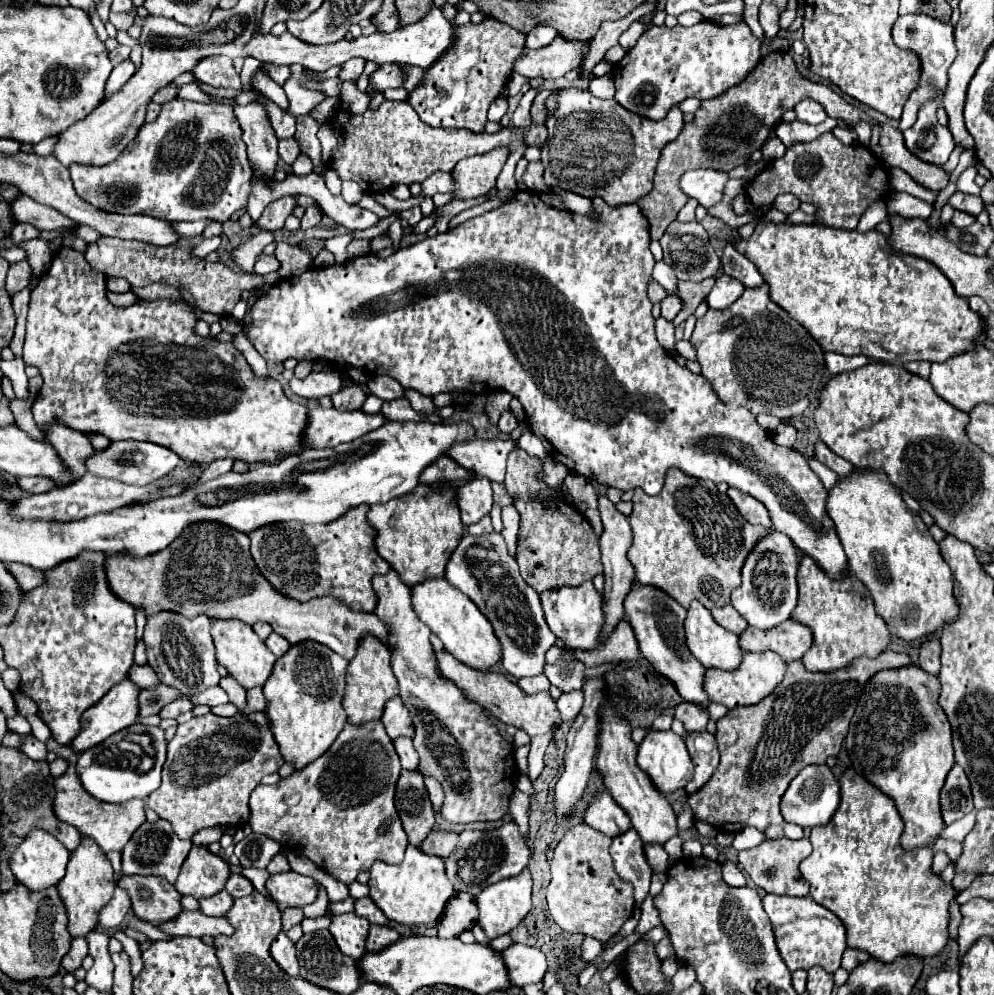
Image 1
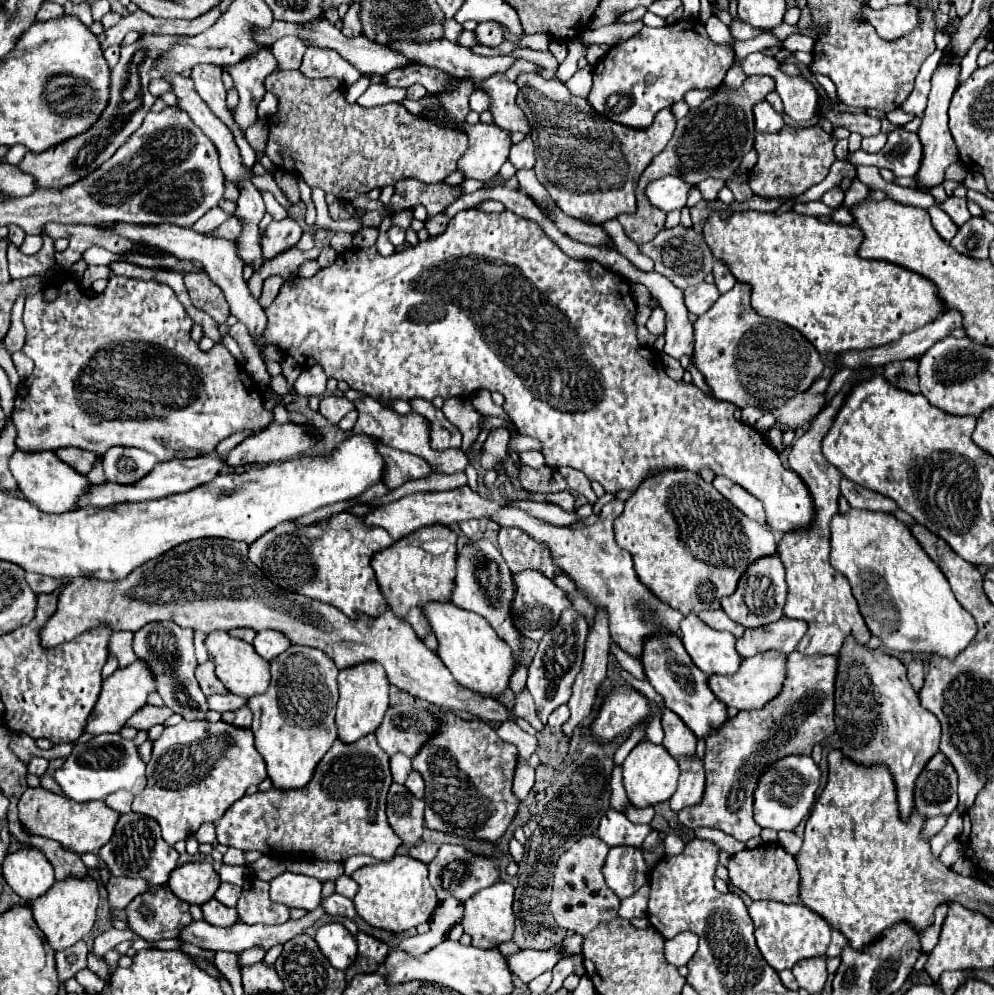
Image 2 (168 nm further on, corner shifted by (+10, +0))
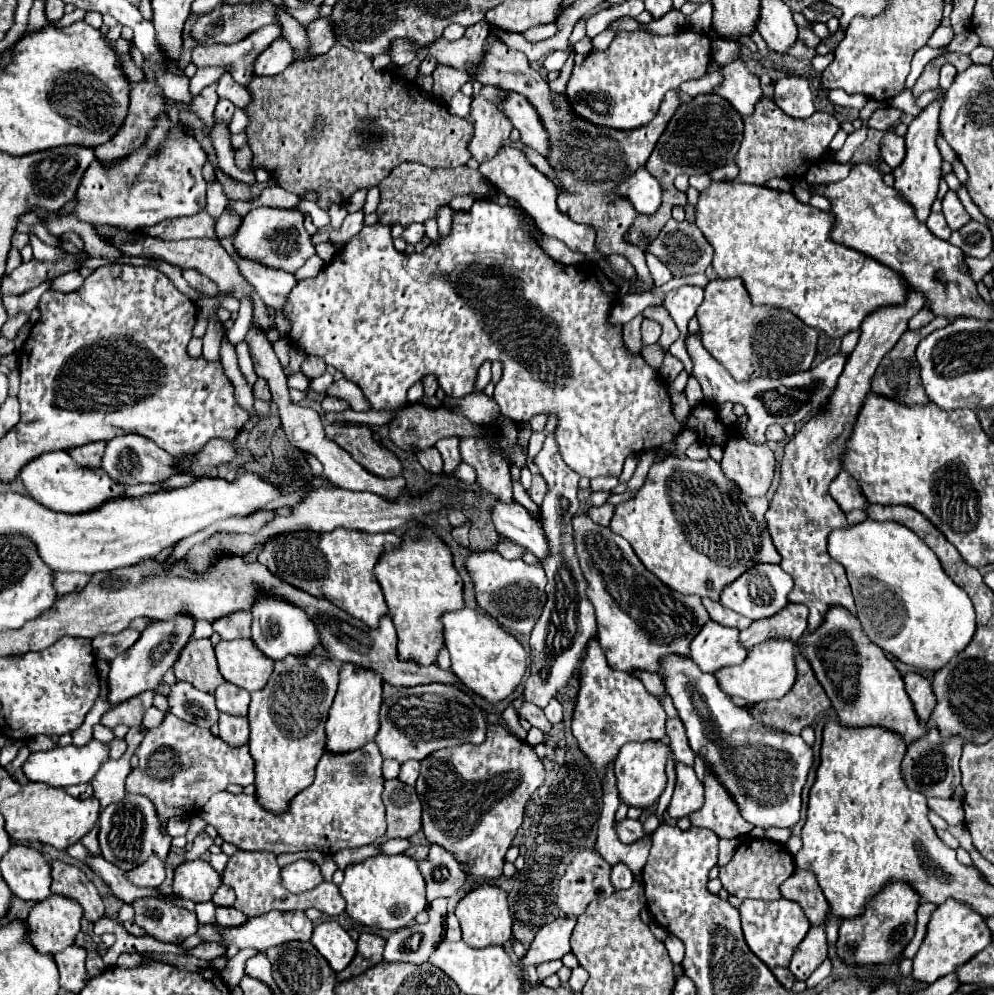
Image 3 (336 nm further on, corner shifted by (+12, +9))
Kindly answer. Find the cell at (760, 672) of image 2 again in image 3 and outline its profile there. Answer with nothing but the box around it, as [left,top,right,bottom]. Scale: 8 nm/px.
[714,639,796,703]

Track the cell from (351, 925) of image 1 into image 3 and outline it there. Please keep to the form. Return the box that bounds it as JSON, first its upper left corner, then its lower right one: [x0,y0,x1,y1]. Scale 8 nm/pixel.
[310,921,356,973]

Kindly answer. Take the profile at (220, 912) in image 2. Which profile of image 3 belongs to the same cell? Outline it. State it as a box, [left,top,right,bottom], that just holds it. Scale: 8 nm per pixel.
[216,907,246,927]

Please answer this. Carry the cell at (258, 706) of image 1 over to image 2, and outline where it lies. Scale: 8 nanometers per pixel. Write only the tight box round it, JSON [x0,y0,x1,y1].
[222,704,252,726]

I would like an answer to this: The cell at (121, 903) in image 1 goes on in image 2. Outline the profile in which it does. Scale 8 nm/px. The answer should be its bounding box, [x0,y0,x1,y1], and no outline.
[108,878,148,910]

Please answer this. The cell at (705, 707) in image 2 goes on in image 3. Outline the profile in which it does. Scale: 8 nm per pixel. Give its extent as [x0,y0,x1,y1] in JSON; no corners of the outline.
[662,657,812,829]

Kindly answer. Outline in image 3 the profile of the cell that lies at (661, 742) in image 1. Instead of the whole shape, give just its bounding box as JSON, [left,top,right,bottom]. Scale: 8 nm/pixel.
[614,741,670,807]

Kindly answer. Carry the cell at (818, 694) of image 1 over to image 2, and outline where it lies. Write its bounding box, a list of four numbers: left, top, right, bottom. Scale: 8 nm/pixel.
[678,652,838,842]

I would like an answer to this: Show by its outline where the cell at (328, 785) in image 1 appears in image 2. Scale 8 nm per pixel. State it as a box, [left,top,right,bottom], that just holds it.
[214,734,402,862]

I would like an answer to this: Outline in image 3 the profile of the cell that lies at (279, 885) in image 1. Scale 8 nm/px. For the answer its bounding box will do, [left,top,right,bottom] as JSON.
[280,859,324,893]

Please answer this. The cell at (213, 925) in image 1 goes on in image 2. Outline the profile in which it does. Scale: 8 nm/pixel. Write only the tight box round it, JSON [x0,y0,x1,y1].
[180,906,324,954]

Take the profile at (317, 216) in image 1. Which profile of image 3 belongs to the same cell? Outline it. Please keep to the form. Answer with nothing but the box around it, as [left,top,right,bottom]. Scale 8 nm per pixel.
[234,207,314,273]

